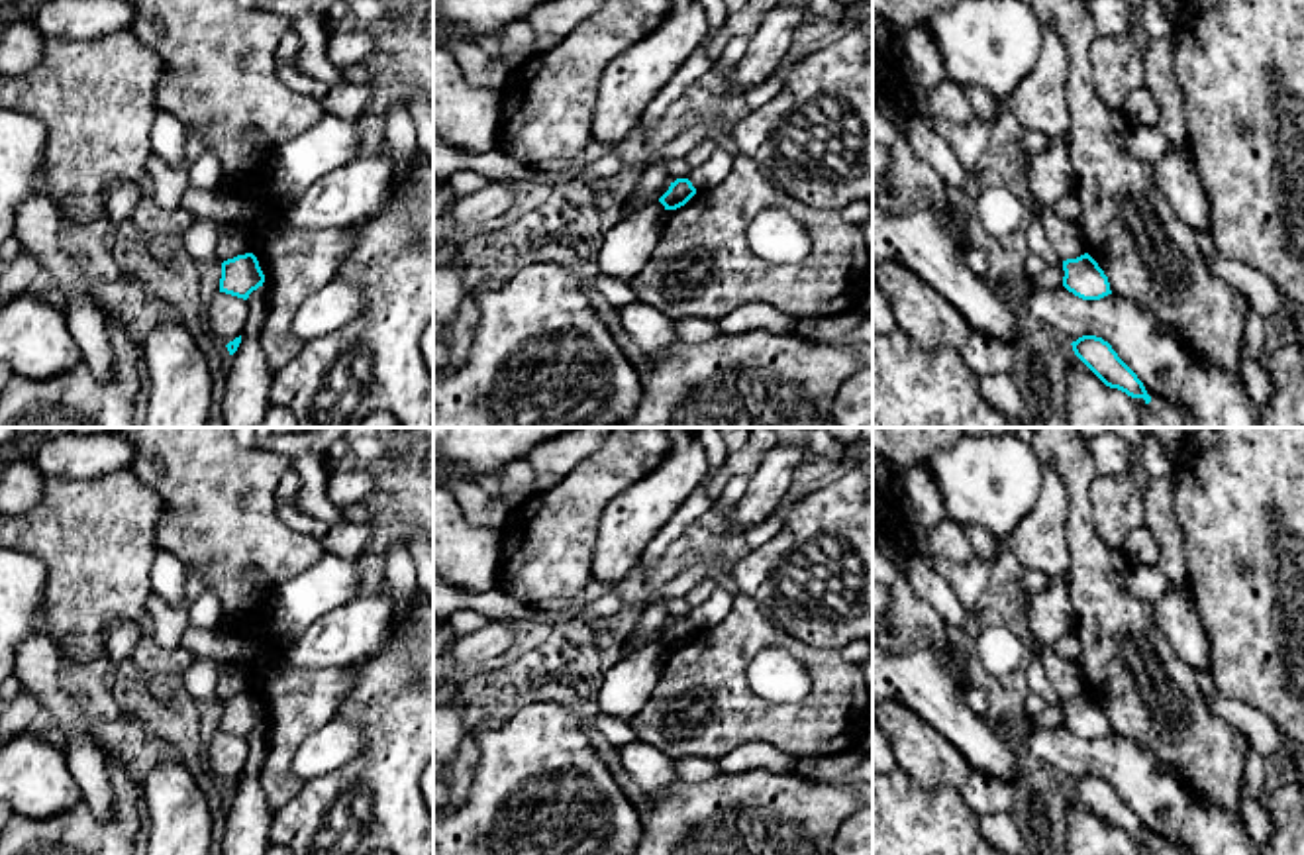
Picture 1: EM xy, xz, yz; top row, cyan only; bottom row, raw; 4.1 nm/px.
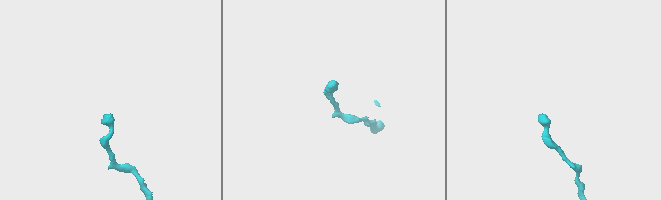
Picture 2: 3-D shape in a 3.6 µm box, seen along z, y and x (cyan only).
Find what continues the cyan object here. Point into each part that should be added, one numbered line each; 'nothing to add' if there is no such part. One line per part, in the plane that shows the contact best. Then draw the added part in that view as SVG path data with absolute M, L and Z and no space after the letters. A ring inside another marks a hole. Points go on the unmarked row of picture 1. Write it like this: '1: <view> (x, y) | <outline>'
nothing to add

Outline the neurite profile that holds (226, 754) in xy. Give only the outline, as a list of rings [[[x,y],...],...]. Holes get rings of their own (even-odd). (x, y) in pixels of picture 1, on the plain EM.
[[[218,731],[206,745],[206,763],[216,779],[224,784],[241,775],[249,747],[247,739]]]

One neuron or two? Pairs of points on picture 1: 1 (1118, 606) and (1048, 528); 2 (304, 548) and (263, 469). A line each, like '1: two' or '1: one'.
1: two
2: one

